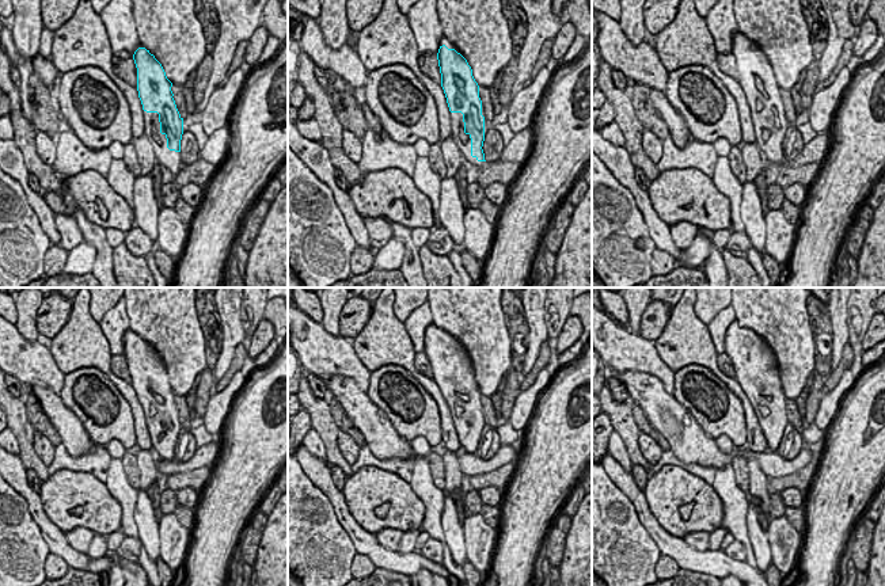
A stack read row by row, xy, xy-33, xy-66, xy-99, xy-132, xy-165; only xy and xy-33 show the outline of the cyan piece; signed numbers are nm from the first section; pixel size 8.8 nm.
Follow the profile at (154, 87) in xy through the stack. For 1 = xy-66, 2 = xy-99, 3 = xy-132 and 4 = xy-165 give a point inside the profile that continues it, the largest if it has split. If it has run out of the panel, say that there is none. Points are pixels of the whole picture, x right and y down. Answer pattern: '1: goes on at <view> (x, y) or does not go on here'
1: goes on at xy-66 (756, 75)
2: goes on at xy-99 (149, 379)
3: goes on at xy-132 (452, 370)
4: goes on at xy-165 (756, 370)

